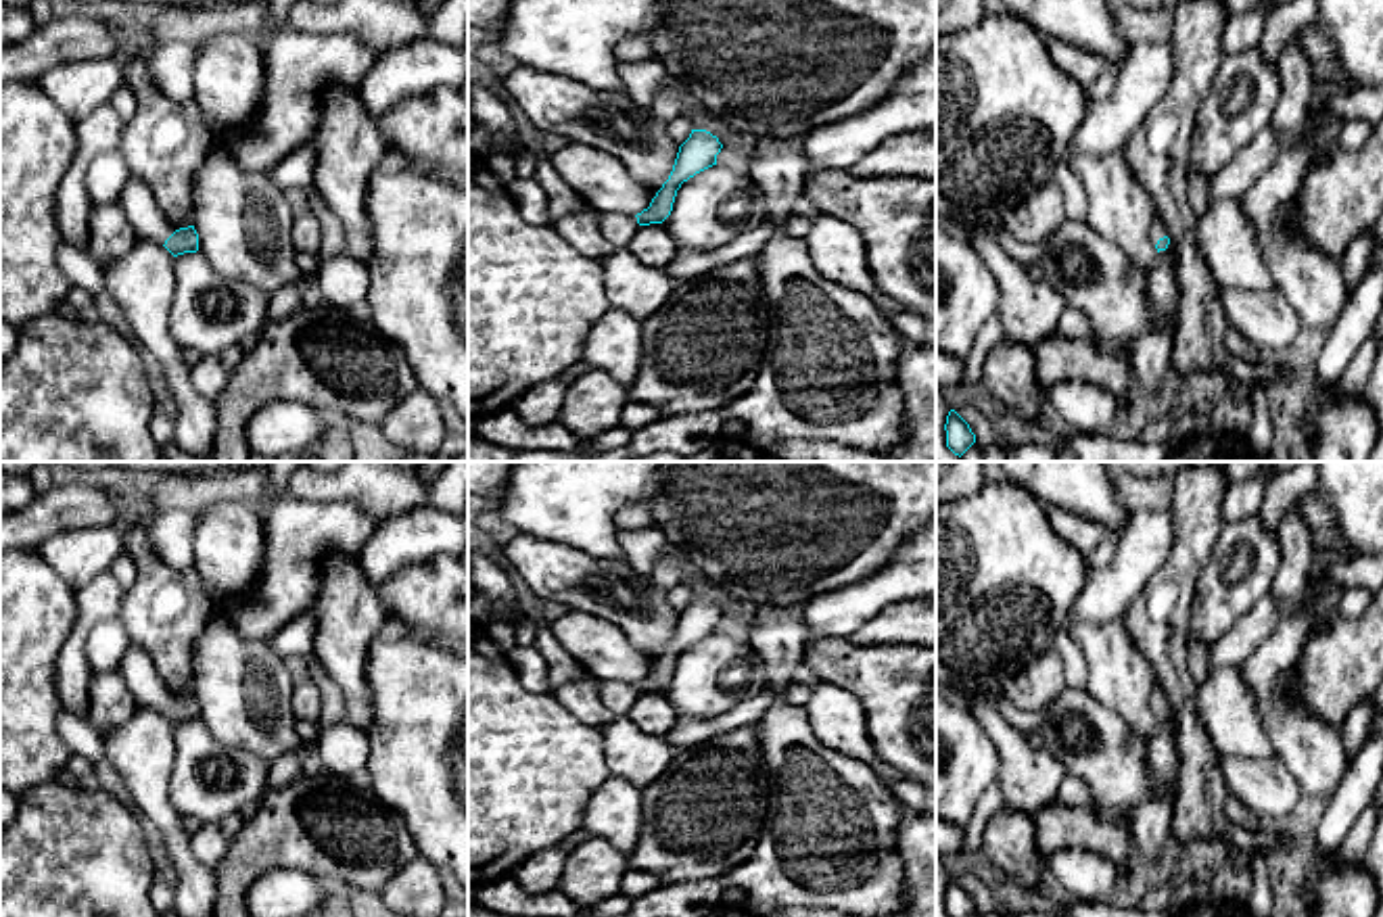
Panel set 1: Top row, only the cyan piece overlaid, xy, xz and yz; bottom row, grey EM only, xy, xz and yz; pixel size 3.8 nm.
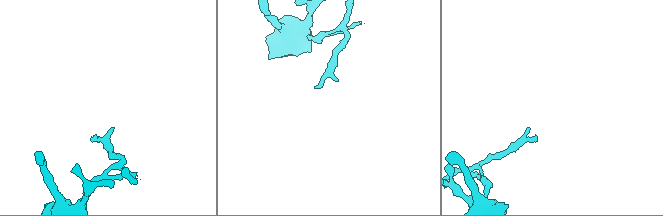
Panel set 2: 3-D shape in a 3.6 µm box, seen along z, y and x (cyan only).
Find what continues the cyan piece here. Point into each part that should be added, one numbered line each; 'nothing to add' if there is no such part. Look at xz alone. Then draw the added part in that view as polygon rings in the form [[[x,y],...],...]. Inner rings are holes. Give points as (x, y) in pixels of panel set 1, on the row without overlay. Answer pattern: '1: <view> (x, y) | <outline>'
nothing to add

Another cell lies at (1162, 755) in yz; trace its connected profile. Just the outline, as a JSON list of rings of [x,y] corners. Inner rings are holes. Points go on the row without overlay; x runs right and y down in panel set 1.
[[[1170,710],[1166,719],[1159,719],[1151,735],[1147,737],[1147,767],[1151,779],[1159,785],[1178,785],[1180,758],[1174,733],[1174,712]]]

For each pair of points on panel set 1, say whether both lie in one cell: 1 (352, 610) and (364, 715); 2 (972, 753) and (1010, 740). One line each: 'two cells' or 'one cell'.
1: one cell
2: two cells

